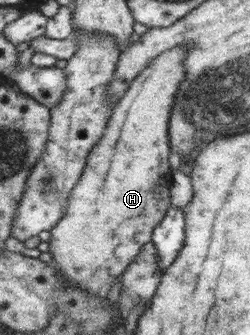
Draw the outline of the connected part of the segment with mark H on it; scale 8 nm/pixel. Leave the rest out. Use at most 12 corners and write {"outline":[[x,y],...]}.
{"outline":[[186,45],[115,102],[49,251],[104,297],[169,208]]}

